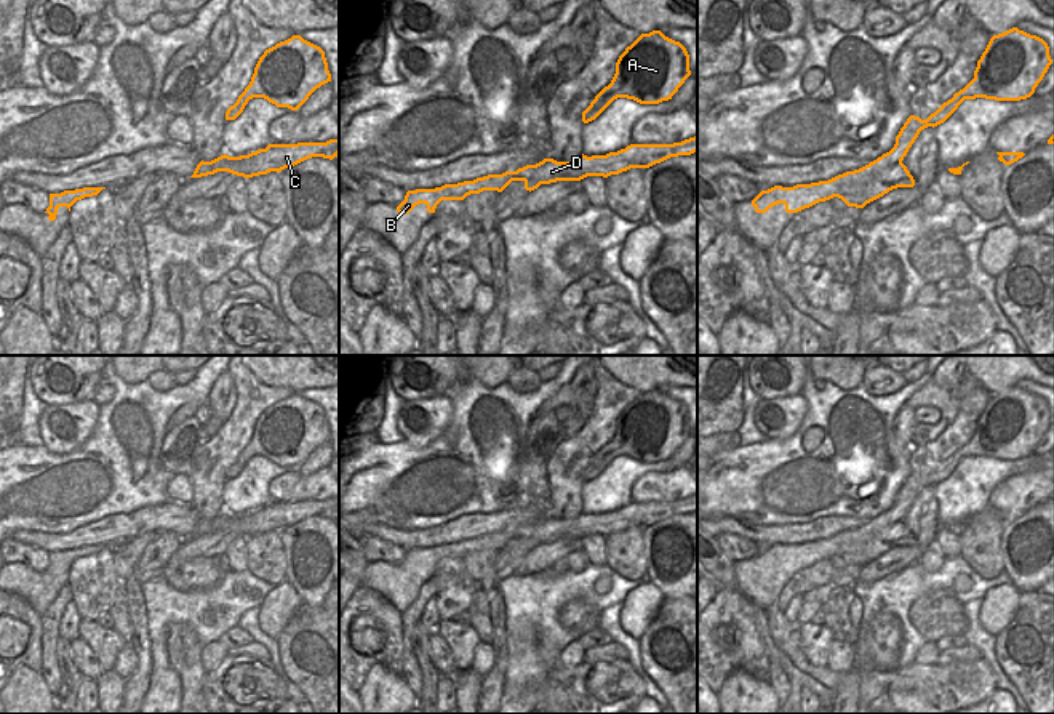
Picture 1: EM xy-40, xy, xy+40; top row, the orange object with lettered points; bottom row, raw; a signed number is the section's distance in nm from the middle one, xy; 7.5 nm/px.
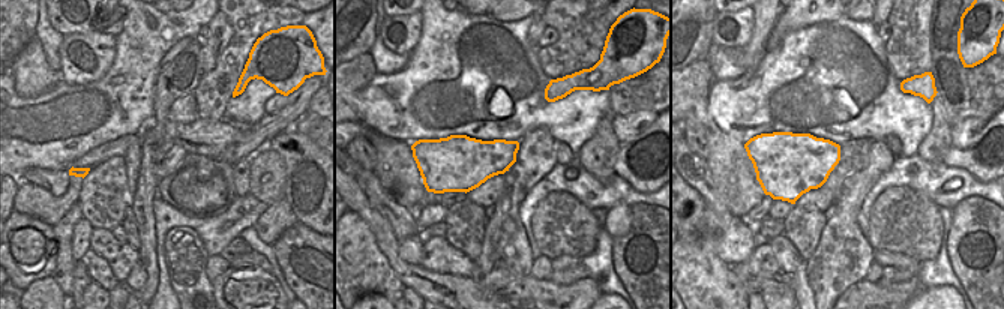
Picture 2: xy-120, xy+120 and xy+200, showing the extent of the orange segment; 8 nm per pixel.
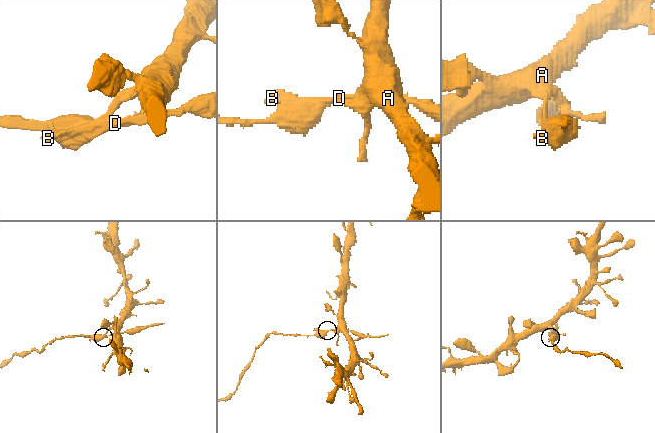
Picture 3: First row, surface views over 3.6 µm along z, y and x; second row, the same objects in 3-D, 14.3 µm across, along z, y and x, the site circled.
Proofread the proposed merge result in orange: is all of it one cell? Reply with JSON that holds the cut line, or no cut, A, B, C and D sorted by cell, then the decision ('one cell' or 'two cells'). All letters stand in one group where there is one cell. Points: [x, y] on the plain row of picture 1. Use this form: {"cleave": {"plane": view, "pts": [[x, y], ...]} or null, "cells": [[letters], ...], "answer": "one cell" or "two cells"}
{"cleave": {"plane": "xy+40", "pts": [[901, 521], [883, 527], [872, 527], [869, 524]]}, "cells": [["A"], ["B", "C", "D"]], "answer": "two cells"}

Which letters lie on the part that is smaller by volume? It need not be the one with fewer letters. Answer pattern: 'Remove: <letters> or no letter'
Remove: B, C, D

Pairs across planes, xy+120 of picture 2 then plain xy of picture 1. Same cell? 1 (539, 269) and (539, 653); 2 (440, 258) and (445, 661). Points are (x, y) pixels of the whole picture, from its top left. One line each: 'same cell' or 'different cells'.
1: different cells
2: different cells

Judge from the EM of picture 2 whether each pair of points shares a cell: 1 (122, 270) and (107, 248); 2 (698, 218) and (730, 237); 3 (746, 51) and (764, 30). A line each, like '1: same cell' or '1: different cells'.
1: same cell
2: same cell
3: same cell

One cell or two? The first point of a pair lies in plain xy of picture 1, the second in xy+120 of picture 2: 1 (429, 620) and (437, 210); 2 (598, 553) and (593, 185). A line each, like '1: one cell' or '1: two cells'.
1: one cell
2: two cells

